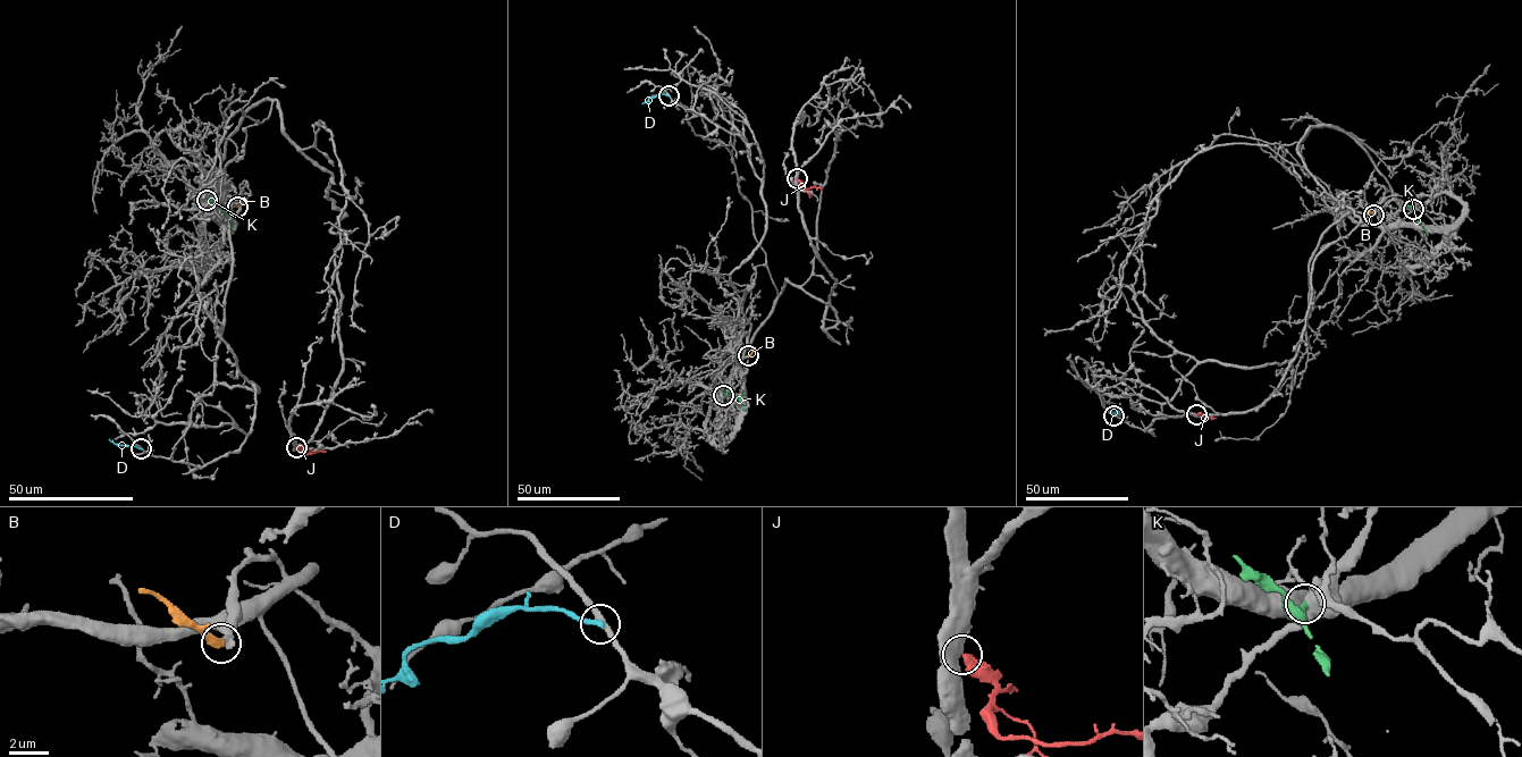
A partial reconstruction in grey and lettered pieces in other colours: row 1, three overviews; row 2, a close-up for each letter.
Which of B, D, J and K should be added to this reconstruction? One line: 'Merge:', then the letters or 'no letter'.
Merge: B

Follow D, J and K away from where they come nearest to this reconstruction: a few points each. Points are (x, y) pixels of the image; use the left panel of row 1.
D: (141, 448), (116, 444), (109, 439)
J: (295, 447), (301, 453), (326, 452)
K: (207, 199), (226, 215), (233, 232)

